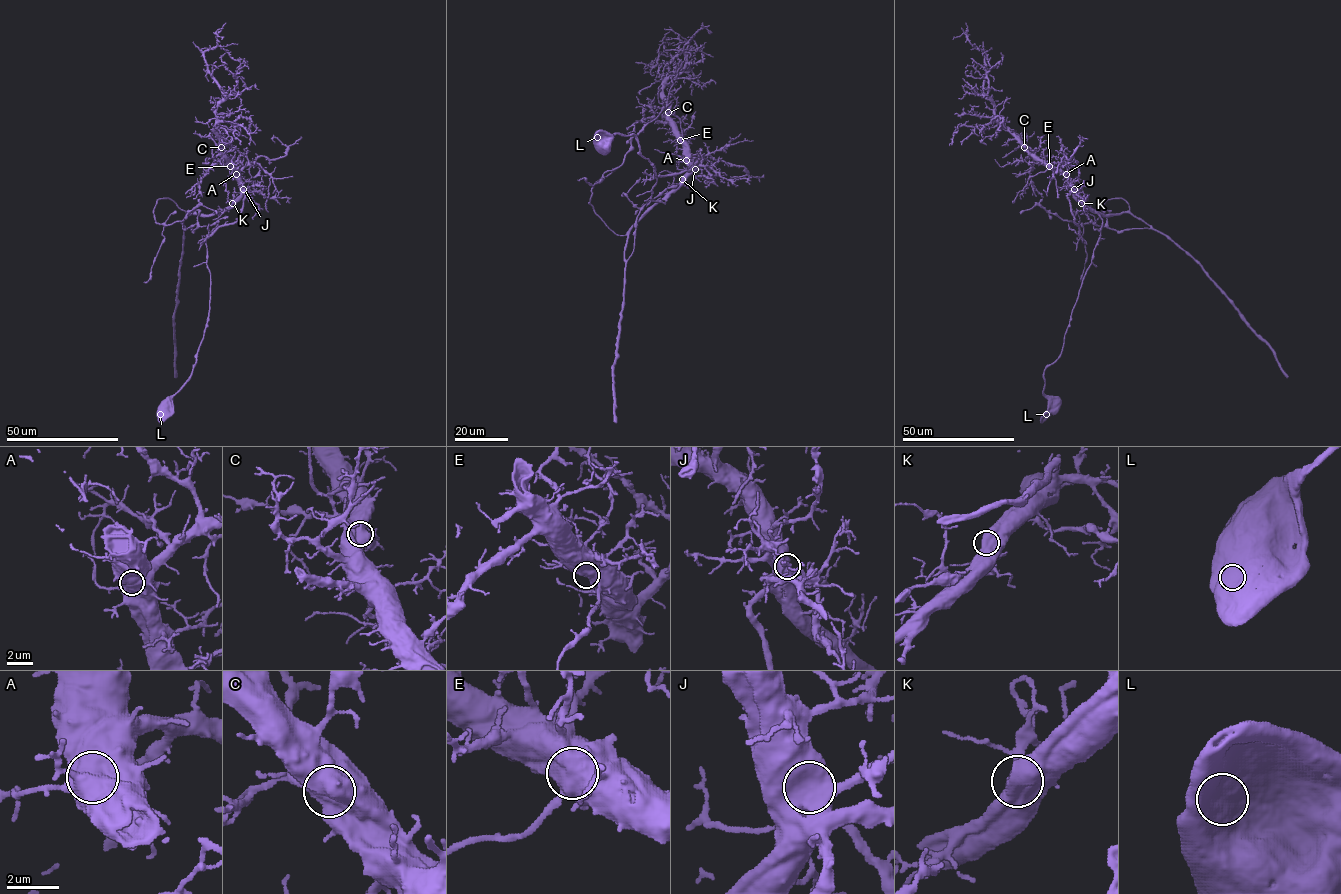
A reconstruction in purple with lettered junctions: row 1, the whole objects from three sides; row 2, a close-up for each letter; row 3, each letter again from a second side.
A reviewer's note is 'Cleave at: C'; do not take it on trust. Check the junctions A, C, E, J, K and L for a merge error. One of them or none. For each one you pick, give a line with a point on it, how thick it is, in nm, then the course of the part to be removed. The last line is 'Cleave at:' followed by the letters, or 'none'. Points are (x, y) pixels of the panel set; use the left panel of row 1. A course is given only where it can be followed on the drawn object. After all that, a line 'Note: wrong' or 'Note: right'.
Cleave at: none
Note: wrong

